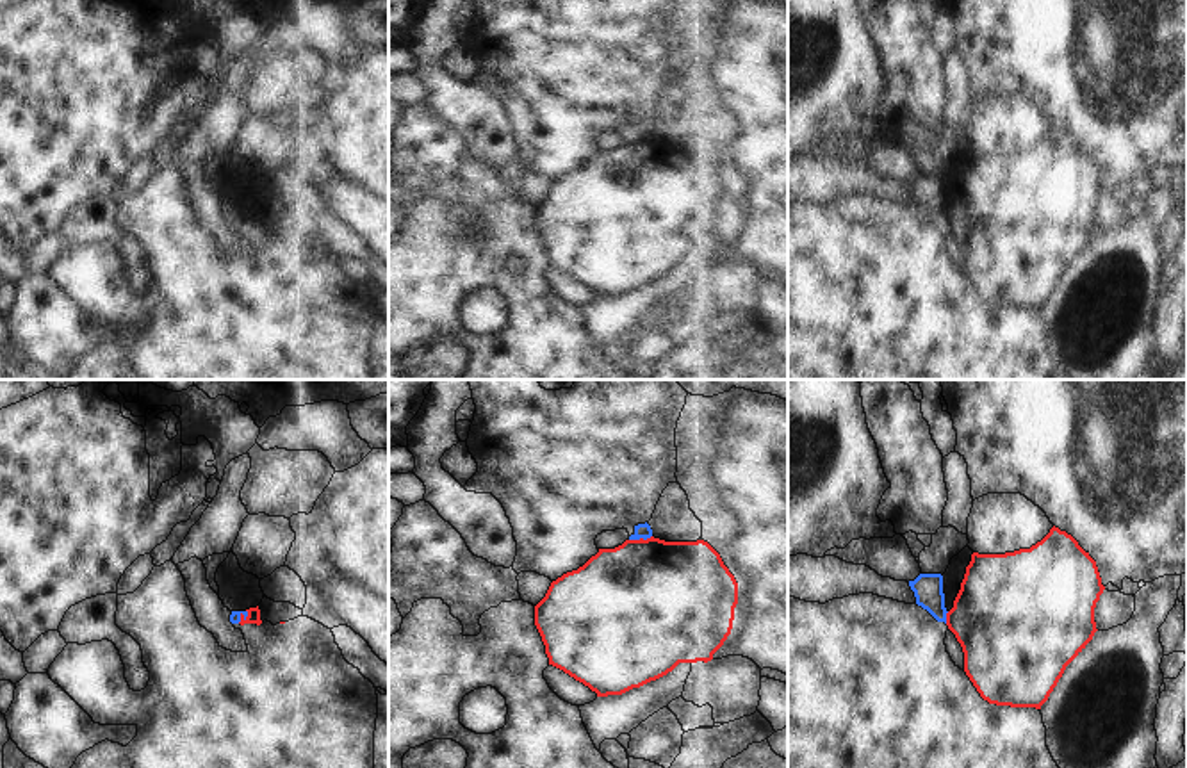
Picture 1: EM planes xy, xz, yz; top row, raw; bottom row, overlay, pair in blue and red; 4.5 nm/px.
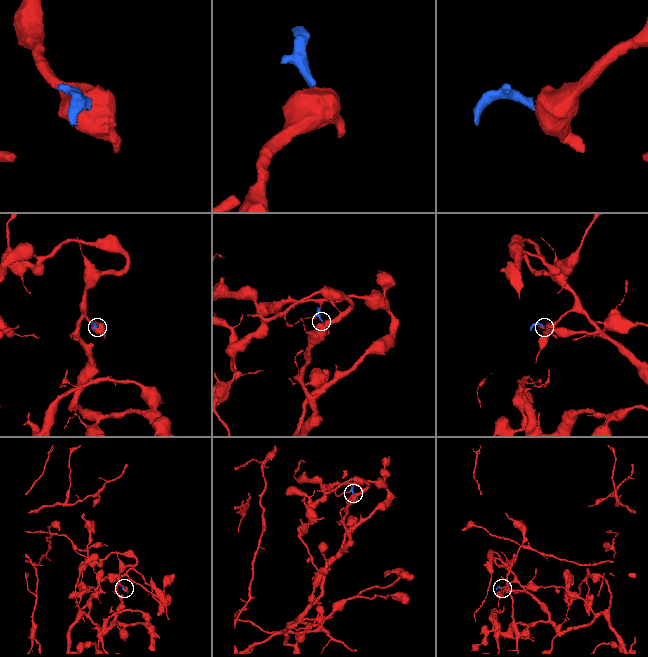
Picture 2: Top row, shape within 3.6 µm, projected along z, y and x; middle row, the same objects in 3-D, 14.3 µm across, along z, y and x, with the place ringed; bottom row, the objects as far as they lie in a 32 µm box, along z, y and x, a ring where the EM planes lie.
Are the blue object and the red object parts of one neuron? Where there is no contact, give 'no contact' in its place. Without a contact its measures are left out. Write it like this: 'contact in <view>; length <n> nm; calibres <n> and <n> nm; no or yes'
contact in xz; length 110 nm; calibres 70 and 480 nm; no

